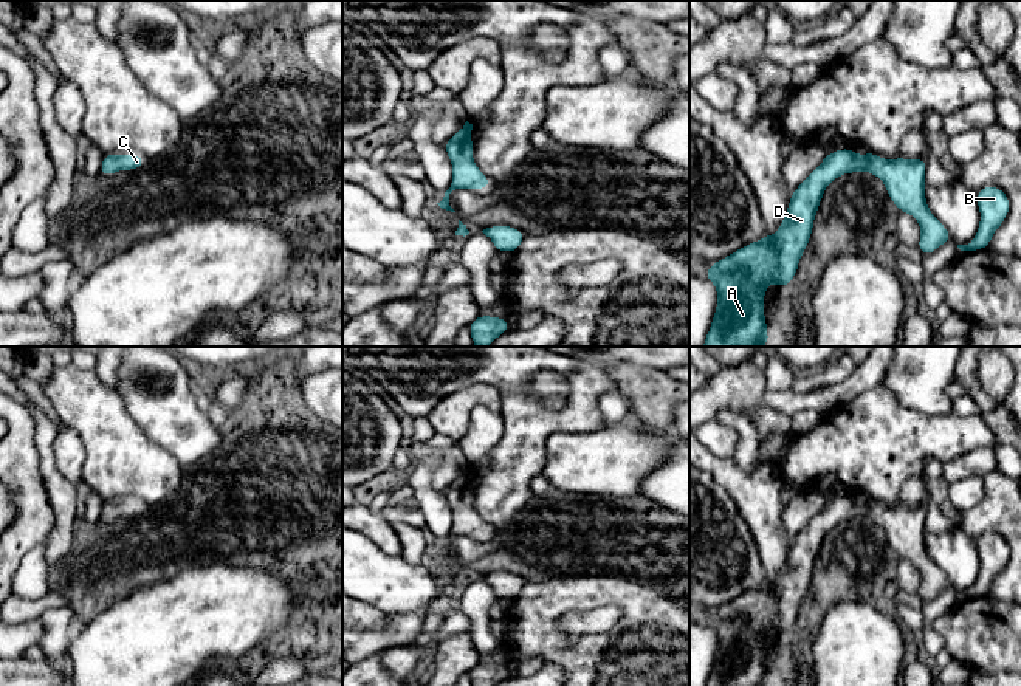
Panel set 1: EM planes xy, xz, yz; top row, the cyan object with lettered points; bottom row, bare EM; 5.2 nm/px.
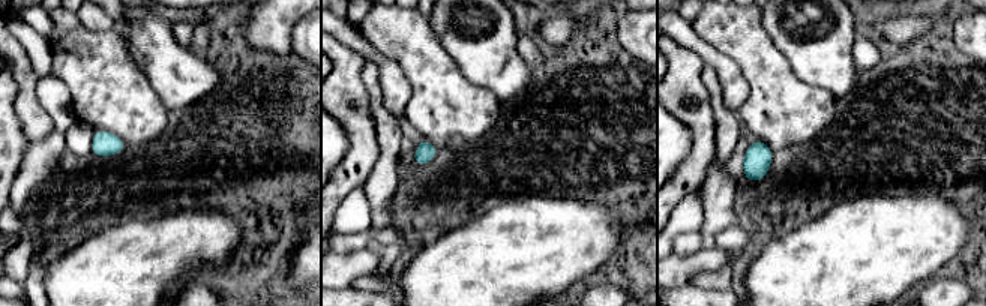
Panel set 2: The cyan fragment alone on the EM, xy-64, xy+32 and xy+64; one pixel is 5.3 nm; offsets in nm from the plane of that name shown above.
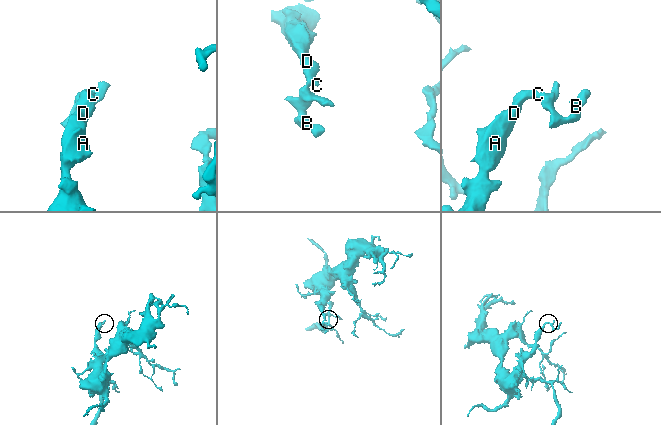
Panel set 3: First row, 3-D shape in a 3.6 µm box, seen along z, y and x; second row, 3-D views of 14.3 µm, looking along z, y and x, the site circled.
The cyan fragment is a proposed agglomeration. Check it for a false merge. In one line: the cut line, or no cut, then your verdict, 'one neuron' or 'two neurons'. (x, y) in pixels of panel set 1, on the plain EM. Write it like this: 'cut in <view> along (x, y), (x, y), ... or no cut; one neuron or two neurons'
no cut; one neuron

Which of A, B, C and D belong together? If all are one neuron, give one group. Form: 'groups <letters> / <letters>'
groups A B C D

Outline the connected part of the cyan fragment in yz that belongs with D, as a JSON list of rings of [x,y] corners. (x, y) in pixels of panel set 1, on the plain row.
[[[851,494],[826,500],[823,509],[792,540],[773,585],[765,579],[761,587],[708,613],[703,624],[716,632],[717,652],[706,686],[770,686],[764,664],[767,633],[772,627],[782,636],[789,633],[812,584],[824,536],[840,522],[852,519],[878,523],[897,556],[917,567],[922,576],[917,595],[923,604],[953,587],[925,547],[926,505],[883,506],[872,497],[855,502]]]

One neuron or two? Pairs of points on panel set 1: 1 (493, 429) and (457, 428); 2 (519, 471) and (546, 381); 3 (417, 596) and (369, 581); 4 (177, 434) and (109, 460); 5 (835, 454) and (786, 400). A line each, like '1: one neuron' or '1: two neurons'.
1: two neurons
2: two neurons
3: one neuron
4: two neurons
5: two neurons

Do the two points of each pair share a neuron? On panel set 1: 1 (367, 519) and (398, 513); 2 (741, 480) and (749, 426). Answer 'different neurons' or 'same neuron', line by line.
1: different neurons
2: different neurons

